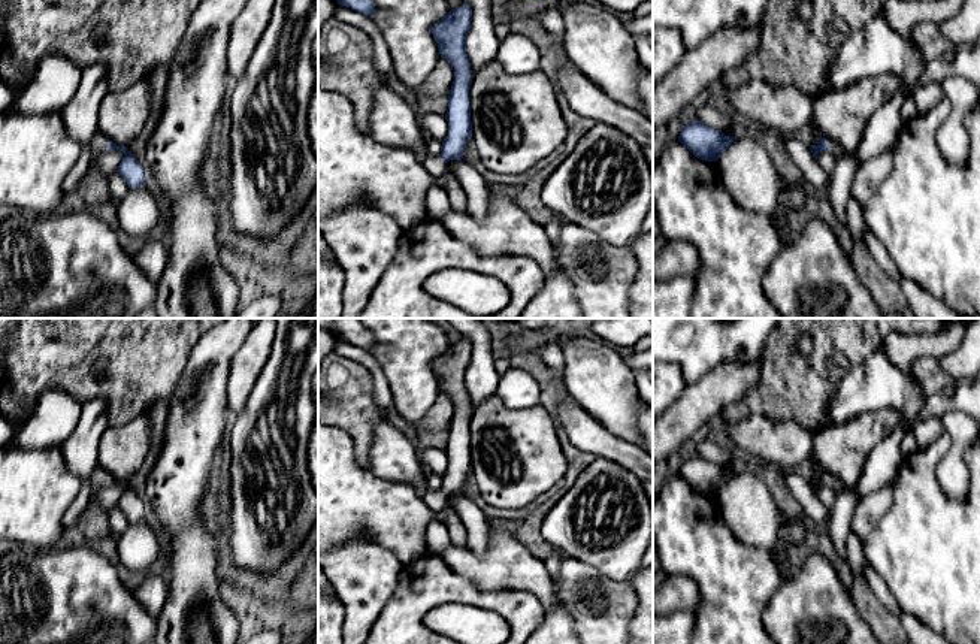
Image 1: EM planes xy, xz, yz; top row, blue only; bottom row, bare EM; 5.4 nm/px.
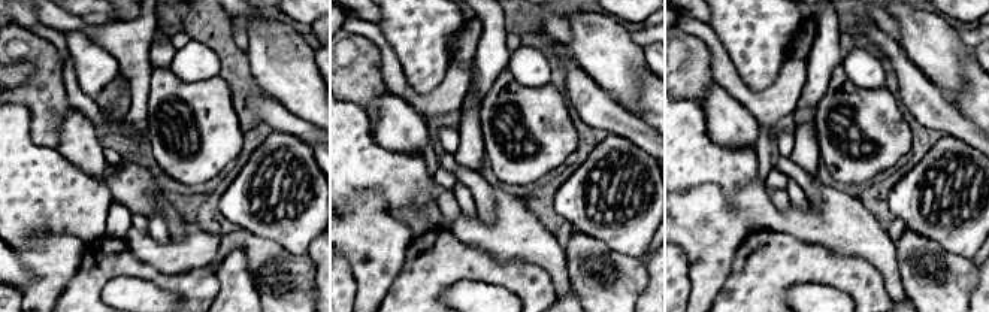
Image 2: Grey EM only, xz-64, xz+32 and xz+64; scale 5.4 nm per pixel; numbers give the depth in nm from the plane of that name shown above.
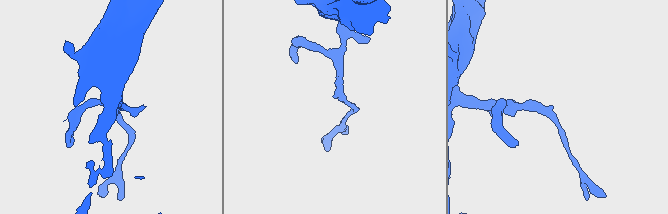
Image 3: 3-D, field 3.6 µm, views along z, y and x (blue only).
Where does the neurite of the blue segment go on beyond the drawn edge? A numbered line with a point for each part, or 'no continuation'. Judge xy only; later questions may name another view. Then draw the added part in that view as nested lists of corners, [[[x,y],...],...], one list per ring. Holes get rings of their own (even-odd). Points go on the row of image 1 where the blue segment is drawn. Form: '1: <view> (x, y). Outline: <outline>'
1: xy (99, 144). Outline: [[[97,133],[90,142],[87,151],[90,152],[90,166],[96,164],[96,158],[108,151],[108,139]]]

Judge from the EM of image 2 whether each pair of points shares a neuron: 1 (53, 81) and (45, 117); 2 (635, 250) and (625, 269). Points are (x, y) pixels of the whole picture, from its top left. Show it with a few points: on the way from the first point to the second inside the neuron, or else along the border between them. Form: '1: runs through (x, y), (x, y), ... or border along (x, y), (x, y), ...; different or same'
1: runs through (47, 90), (47, 108); same
2: border along (599, 239), (616, 253), (640, 259); different

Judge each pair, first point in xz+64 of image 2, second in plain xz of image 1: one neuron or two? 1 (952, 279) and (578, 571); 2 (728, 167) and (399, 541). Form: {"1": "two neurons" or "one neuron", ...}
{"1": "one neuron", "2": "one neuron"}

